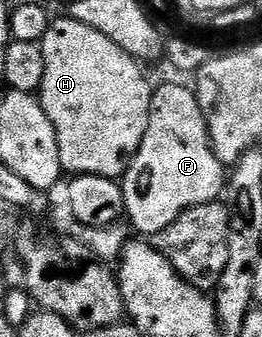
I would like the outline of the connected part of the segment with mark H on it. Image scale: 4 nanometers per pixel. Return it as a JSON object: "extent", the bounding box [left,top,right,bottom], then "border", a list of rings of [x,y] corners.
{"extent":[39,17,154,180],"border":[[[68,17],[54,18],[40,44],[45,68],[39,98],[51,125],[55,125],[62,172],[70,176],[98,175],[120,180],[143,141],[143,133],[147,133],[154,84],[149,84],[148,77],[141,72],[142,64],[138,60],[119,49],[111,37],[103,37],[99,29],[83,25],[83,21]]]}

